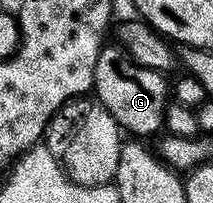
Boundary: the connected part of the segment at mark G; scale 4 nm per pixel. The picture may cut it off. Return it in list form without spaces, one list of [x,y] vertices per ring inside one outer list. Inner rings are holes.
[[[106,45],[95,64],[92,93],[97,101],[103,104],[103,108],[107,108],[107,112],[111,112],[111,116],[116,120],[122,131],[129,133],[130,130],[133,133],[130,135],[133,136],[153,134],[157,129],[160,131],[165,125],[165,107],[171,98],[170,83],[168,81],[165,83],[166,75],[162,71],[141,66],[138,62],[133,61],[128,54],[118,49],[116,45],[113,46]]]

